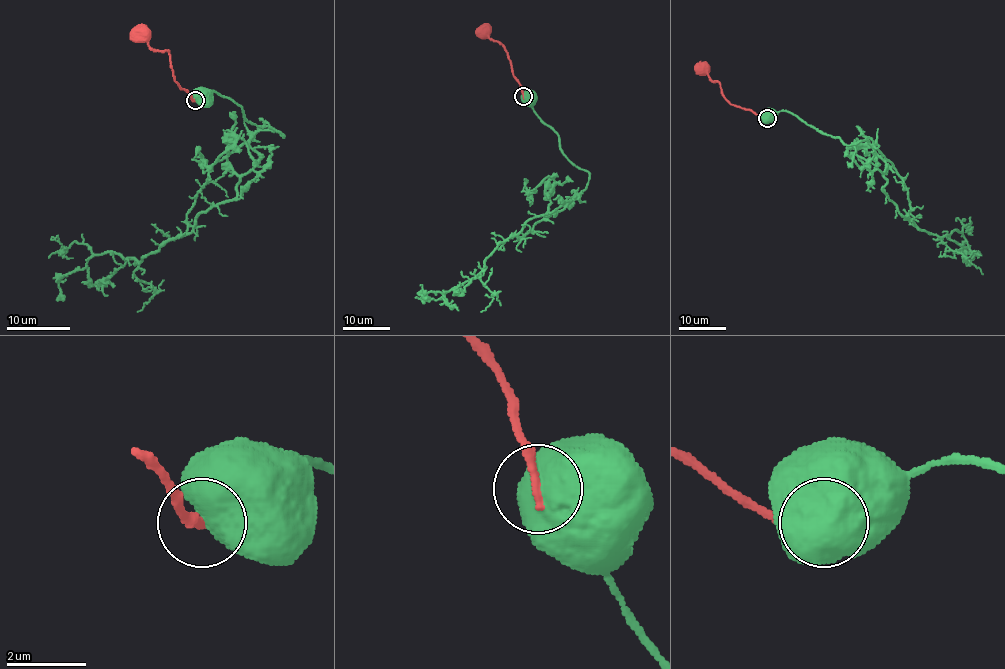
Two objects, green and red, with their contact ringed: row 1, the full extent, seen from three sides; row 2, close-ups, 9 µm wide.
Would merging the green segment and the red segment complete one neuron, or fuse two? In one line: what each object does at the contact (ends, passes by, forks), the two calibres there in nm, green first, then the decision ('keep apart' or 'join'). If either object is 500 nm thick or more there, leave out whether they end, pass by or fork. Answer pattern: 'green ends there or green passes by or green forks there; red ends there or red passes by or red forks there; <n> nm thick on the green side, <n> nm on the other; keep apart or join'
700 nm thick on the green side, 240 nm on the other; keep apart

